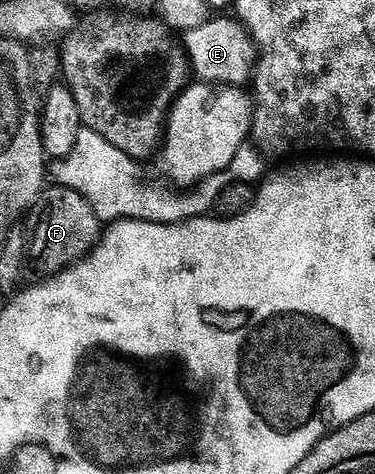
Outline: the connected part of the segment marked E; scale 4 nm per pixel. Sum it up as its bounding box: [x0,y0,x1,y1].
[182,16,258,87]

